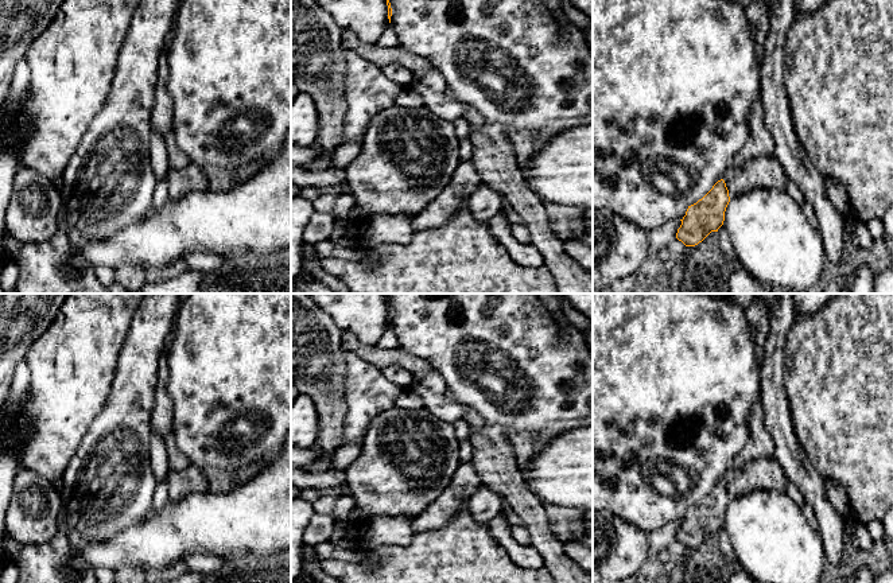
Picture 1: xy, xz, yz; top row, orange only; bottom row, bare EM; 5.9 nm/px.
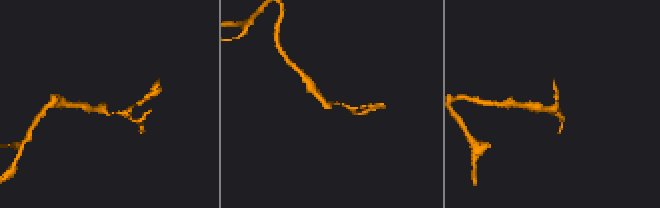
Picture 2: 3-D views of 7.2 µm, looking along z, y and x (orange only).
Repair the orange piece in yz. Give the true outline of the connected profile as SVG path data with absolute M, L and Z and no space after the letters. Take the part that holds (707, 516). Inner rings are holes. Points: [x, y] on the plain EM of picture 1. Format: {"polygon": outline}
{"polygon": "M773 456L730 467L723 479L702 501L688 508L680 521L676 540L686 548L698 547L723 526L725 513L731 500L754 490L785 491L788 483L781 465Z"}

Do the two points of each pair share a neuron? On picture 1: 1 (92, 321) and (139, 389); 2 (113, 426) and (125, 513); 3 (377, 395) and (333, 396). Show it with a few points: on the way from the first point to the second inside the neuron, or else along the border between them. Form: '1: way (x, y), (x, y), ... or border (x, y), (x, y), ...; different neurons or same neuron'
1: border (129, 329), (120, 350), (111, 389); different neurons
2: way (113, 447), (113, 489), (116, 492); same neuron
3: border (345, 364), (345, 423), (342, 427); different neurons

